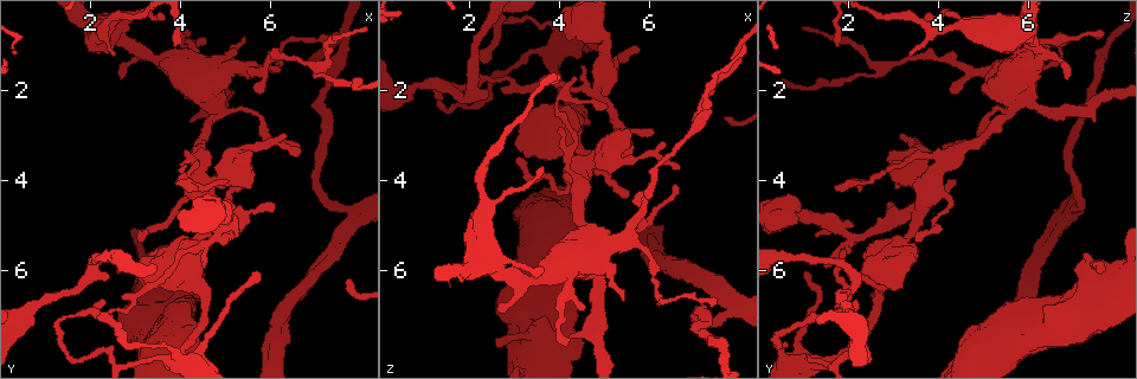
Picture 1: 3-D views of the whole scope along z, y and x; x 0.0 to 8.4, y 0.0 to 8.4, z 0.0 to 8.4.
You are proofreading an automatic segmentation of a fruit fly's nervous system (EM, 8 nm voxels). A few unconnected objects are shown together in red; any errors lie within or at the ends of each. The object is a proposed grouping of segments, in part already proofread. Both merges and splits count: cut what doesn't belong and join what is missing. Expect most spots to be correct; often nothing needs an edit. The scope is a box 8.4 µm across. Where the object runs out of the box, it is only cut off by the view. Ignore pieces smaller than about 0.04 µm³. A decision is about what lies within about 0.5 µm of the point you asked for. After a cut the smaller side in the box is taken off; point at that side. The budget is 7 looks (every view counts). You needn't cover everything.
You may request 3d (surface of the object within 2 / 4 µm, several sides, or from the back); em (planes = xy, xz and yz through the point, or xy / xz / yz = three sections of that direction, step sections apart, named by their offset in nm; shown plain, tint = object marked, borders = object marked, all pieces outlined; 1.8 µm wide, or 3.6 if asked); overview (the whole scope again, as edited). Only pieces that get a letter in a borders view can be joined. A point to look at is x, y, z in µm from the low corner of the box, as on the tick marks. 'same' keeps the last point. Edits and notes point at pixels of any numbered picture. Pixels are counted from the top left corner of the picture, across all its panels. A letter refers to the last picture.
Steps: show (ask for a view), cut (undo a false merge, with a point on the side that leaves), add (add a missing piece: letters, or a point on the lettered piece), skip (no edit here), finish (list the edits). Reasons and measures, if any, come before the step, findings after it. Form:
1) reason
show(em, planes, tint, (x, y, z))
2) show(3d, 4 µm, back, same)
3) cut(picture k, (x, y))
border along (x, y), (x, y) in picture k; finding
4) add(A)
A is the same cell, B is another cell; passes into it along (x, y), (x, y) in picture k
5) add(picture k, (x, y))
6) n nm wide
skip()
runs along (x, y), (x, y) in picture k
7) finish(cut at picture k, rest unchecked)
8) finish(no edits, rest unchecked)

narrows sharply
show(em, 3.6 µm, planes, borders, (4.15, 5.65, 2.95))

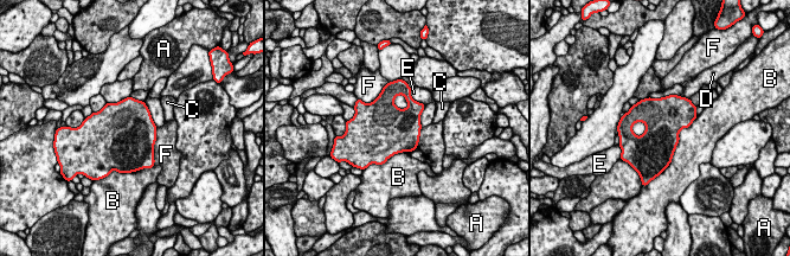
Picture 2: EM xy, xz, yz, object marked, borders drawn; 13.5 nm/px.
skip()
A, B, C, D, E and F are other cells; border along (698, 115), (680, 130), (668, 165) in picture 2; all the same neuron

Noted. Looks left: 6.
thin end
show(3d, 2 µm, (2.35, 7.05, 1.35))

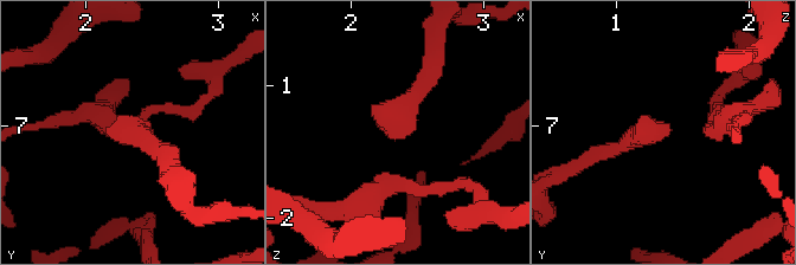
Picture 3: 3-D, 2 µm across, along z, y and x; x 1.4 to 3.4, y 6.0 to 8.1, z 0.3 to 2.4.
show(em, planes, plain, (2.34, 7.02, 1.42))

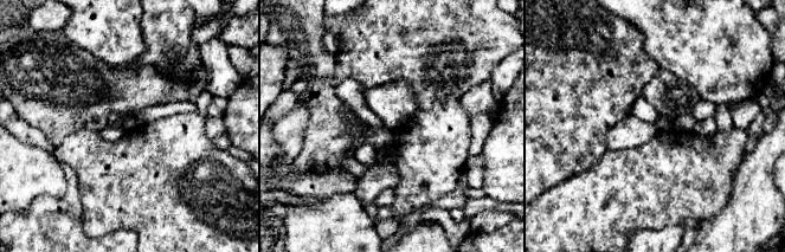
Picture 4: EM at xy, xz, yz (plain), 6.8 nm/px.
see the neighbours
show(em, planes, borders, same)

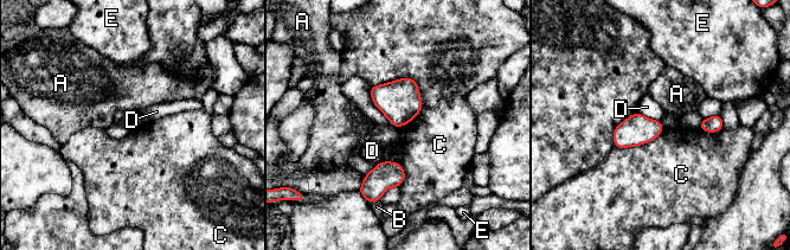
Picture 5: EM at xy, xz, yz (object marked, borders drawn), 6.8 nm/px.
C touches over 360 nm
skip()
A, B, C, D and E are other cells; border along (663, 128), (649, 141), (615, 147) in picture 5; no lettered piece goes on from it

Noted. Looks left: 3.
four-way junction
show(3d, 4 µm, (2.50, 0.75, 6.00))

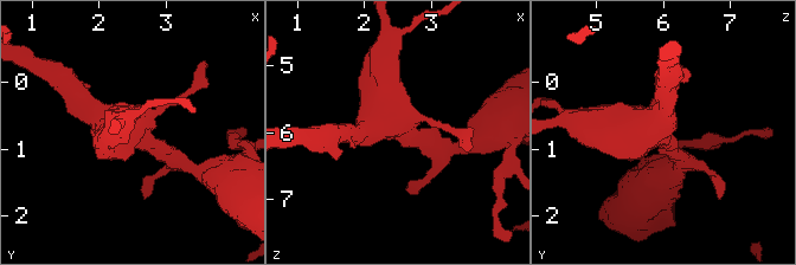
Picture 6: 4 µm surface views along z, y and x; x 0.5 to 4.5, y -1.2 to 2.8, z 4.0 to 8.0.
show(em, 3.6 µm, xy, step 16, tint, (2.45, 0.75, 5.95))

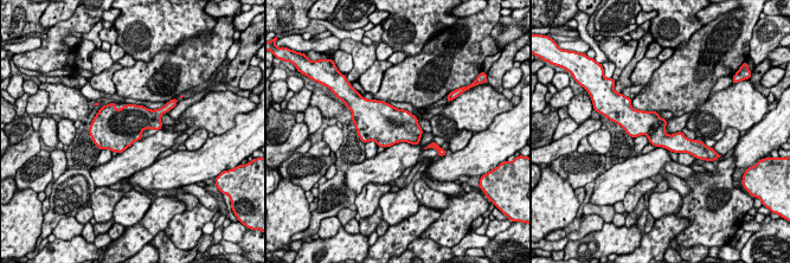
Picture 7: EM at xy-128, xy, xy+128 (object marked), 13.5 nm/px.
what lies round it
show(em, 3.6 µm, xy, step 16, borders, same)

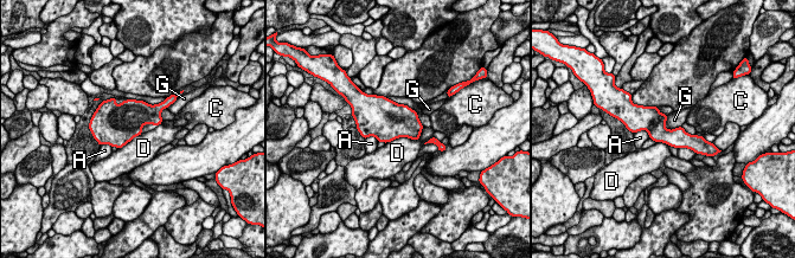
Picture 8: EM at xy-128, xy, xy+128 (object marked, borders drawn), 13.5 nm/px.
skip()
A, C, D and G are other cells; border along (666, 116), (668, 129), (681, 127) in picture 8; one neuron here

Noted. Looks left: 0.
finish(no edits, rest unchecked)

